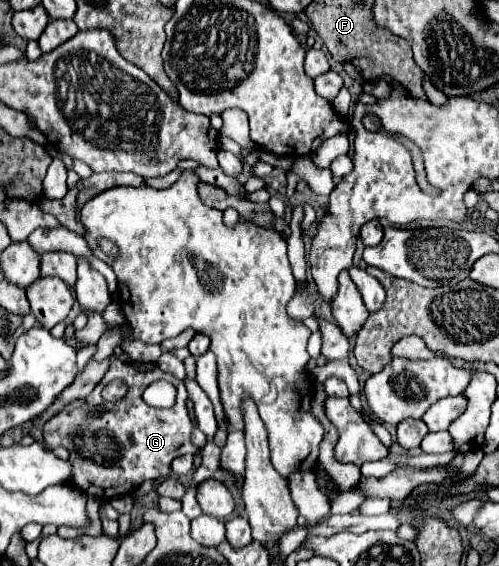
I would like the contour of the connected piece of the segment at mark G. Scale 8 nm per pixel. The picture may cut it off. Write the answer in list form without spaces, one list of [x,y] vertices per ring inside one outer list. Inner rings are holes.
[[[114,359],[104,379],[86,399],[68,403],[60,413],[46,421],[42,429],[44,443],[48,449],[62,445],[70,451],[74,481],[86,495],[106,497],[106,491],[112,491],[112,497],[126,495],[136,491],[138,485],[148,479],[168,477],[172,459],[182,453],[182,445],[190,443],[192,421],[186,413],[186,397],[188,393],[184,383],[174,375],[164,373],[158,365],[142,373],[134,365]],[[114,379],[124,381],[128,385],[128,393],[116,403],[108,403],[100,393]],[[158,379],[168,379],[178,389],[176,403],[170,409],[156,409],[142,401],[142,391],[148,383]]]

